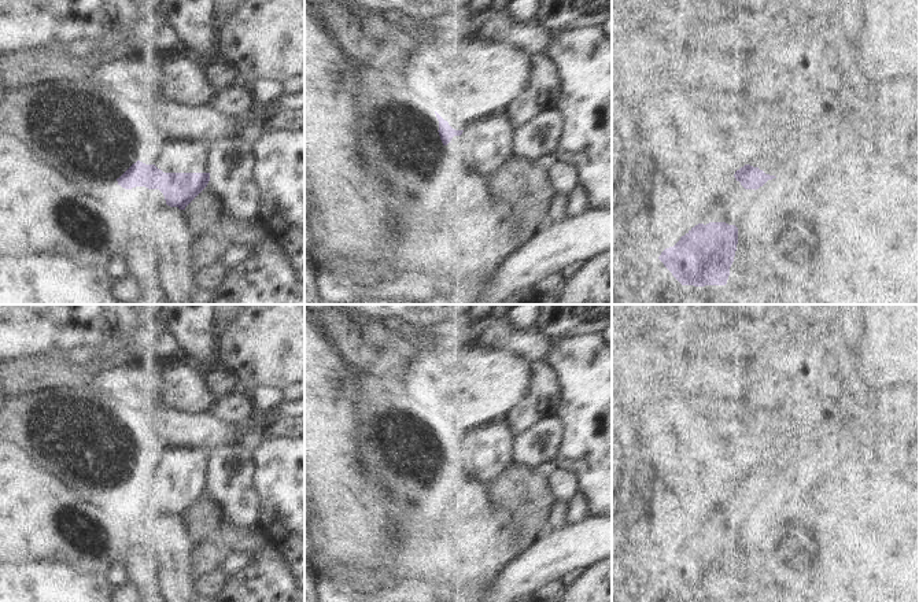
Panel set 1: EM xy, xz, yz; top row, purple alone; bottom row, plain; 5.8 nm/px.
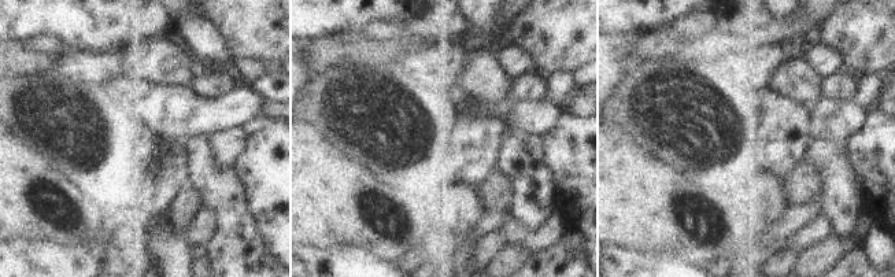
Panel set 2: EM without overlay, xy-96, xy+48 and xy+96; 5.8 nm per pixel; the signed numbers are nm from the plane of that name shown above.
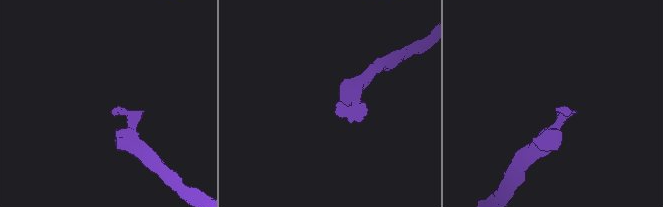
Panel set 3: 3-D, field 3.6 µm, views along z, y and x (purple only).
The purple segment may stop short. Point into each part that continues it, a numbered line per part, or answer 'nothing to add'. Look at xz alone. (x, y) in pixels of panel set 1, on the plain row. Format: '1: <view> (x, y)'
1: xz (484, 454)

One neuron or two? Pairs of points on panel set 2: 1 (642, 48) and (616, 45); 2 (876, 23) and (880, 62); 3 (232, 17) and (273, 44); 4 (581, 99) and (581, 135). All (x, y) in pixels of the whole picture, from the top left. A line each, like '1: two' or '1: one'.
1: two
2: one
3: one
4: two

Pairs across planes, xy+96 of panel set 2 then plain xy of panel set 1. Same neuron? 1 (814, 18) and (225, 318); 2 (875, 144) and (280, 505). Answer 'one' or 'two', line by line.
1: one
2: one

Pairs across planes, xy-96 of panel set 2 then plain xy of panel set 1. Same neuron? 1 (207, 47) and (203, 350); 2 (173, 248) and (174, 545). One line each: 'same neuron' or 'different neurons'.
1: same neuron
2: same neuron

